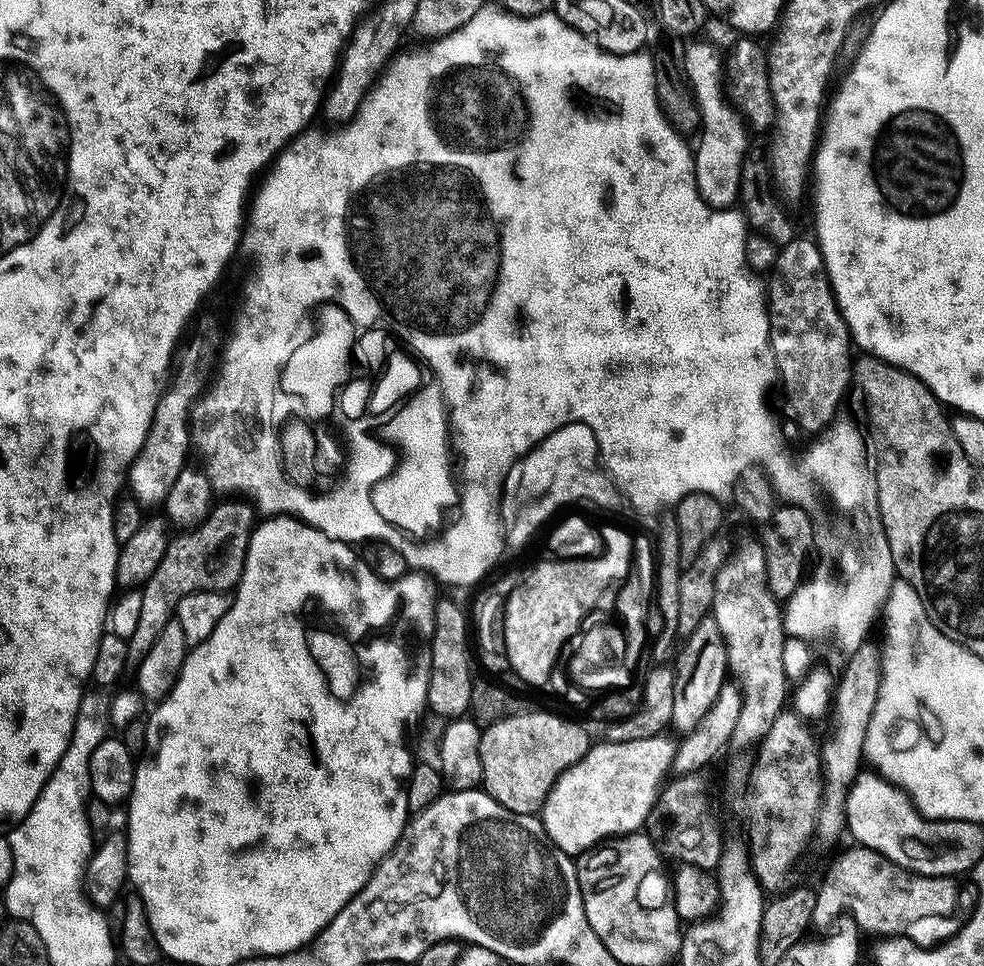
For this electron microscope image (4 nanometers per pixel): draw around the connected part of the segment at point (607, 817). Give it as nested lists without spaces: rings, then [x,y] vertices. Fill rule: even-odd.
[[[668,734],[634,742],[599,743],[593,743],[587,754],[554,782],[538,813],[548,837],[573,858],[611,837],[641,831],[673,771],[677,741]]]

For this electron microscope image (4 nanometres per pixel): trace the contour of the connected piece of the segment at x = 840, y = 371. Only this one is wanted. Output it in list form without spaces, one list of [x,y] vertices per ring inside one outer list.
[[[793,238],[783,245],[776,256],[772,277],[766,280],[766,303],[768,305],[768,325],[772,343],[774,372],[778,377],[778,388],[784,391],[784,412],[804,432],[825,431],[837,419],[836,411],[844,400],[844,391],[852,384],[854,345],[848,334],[848,327],[840,313],[838,302],[832,293],[828,275],[824,269],[824,259],[820,245],[815,239]]]

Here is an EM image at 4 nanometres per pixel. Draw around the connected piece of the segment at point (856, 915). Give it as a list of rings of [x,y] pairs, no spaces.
[[[851,846],[833,864],[820,888],[815,889],[813,925],[835,925],[843,912],[852,915],[851,923],[861,933],[887,938],[907,933],[911,924],[931,916],[948,916],[956,908],[957,881],[950,876],[915,876],[892,864],[869,848]]]

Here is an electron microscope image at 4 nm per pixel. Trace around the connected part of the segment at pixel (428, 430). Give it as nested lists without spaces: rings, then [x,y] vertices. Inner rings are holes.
[[[388,332],[388,348],[380,344],[380,398],[392,400],[392,424],[388,420],[369,417],[370,430],[365,433],[370,438],[381,438],[392,428],[392,442],[382,446],[387,468],[392,471],[390,485],[390,519],[392,525],[404,535],[407,532],[424,532],[424,543],[439,543],[455,528],[462,519],[464,509],[463,487],[466,485],[466,466],[470,461],[469,453],[459,446],[454,436],[454,409],[449,395],[444,393],[444,380],[440,380],[436,368],[423,356],[420,348],[412,345],[412,340],[404,340],[400,332]]]

